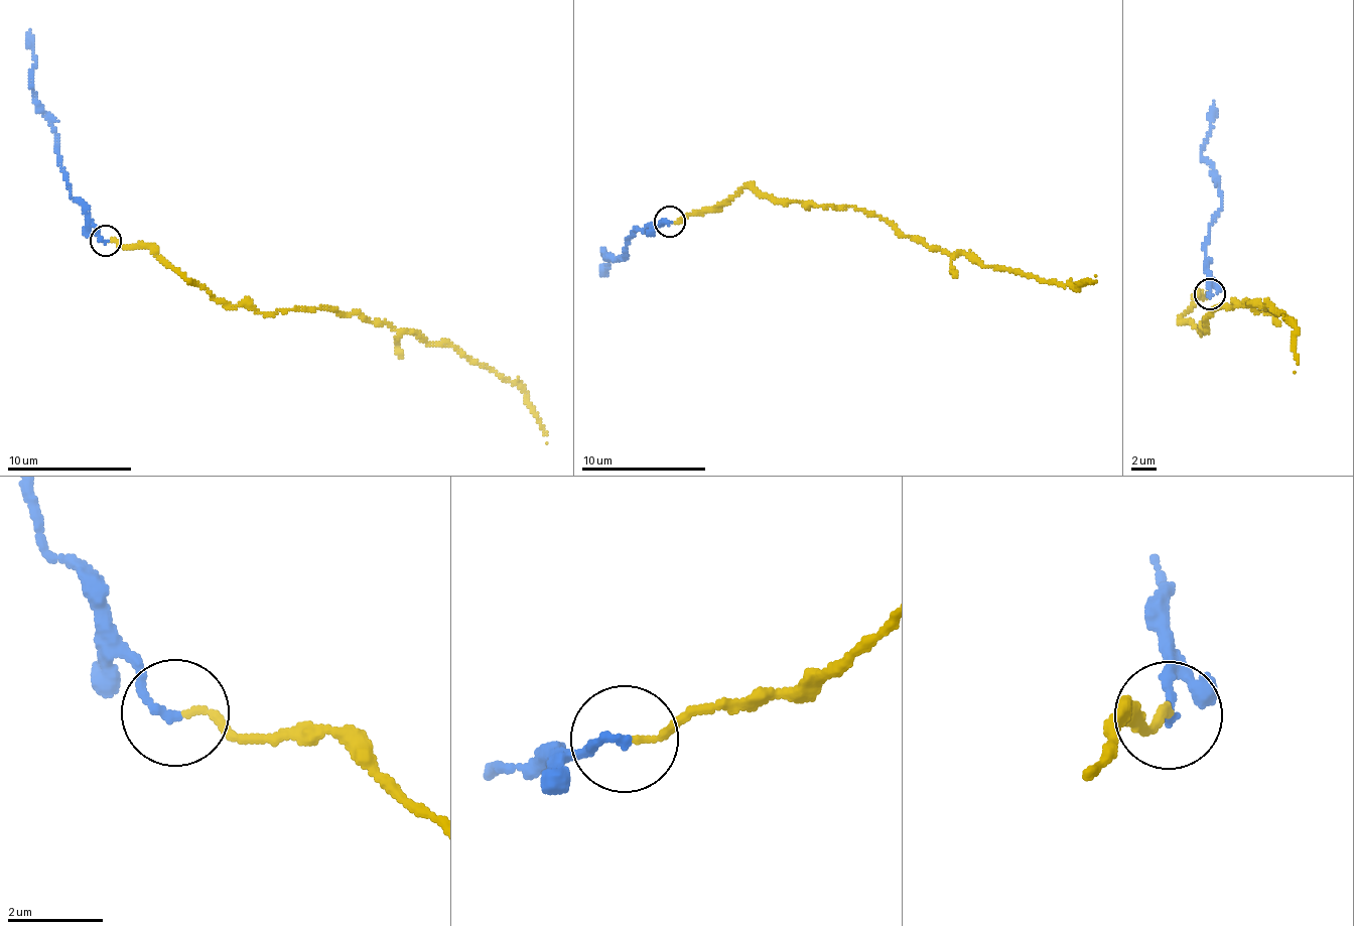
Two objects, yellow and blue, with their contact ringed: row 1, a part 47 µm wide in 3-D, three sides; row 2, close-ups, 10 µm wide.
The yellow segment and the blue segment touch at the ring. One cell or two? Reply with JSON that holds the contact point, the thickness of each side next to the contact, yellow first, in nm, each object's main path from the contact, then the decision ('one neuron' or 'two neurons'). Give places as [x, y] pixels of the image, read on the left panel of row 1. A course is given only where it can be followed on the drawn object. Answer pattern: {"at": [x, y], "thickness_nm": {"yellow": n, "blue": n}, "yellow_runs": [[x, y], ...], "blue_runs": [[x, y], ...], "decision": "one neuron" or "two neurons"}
{"at": [106, 240], "thickness_nm": {"yellow": 130, "blue": 180}, "yellow_runs": [[108, 241], [151, 247], [217, 299], [261, 312], [359, 312], [429, 343], [448, 342], [509, 378], [546, 442]], "blue_runs": [[105, 241], [90, 214], [71, 194], [55, 144], [55, 129], [39, 103], [32, 82], [30, 30]], "decision": "one neuron"}

